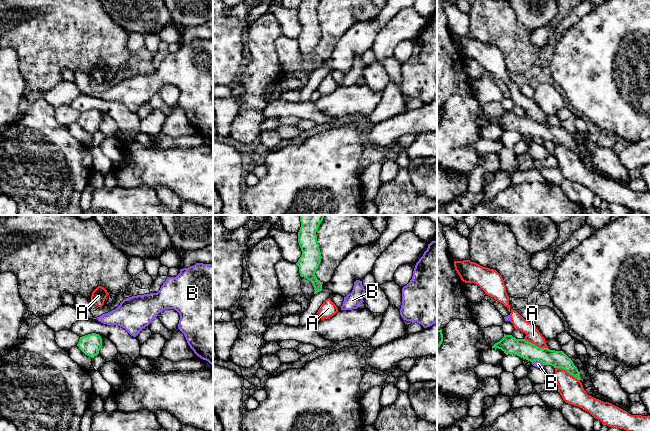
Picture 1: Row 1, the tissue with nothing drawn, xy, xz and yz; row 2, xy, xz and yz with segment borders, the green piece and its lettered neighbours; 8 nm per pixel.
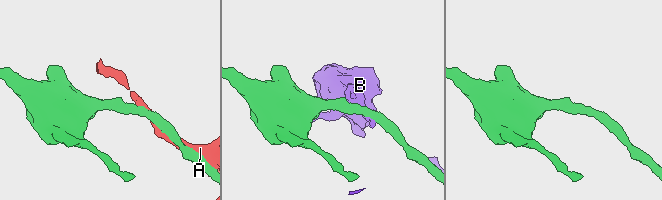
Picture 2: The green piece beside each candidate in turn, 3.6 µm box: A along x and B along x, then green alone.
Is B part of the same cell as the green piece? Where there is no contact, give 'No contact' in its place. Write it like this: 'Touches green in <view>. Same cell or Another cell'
Touches green in yz. Another cell

